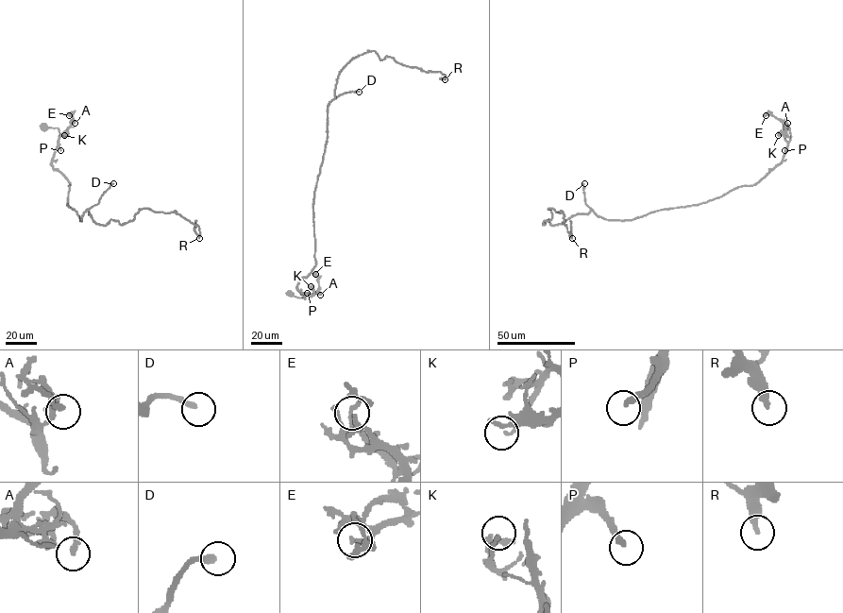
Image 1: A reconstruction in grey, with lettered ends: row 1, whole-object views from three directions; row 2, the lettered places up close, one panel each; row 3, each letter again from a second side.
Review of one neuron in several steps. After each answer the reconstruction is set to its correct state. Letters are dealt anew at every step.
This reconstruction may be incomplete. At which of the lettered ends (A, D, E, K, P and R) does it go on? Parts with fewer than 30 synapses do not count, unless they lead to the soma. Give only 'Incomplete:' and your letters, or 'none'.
Incomplete: D, P

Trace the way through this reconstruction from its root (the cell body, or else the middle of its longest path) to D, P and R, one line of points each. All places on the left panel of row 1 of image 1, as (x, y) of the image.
D: (43, 127), (59, 129), (51, 163), (70, 183), (67, 204), (80, 220), (113, 183)
P: (43, 127), (58, 128), (60, 150)
R: (43, 127), (59, 129), (51, 163), (80, 220), (88, 209), (103, 225), (143, 209), (175, 211), (199, 238)

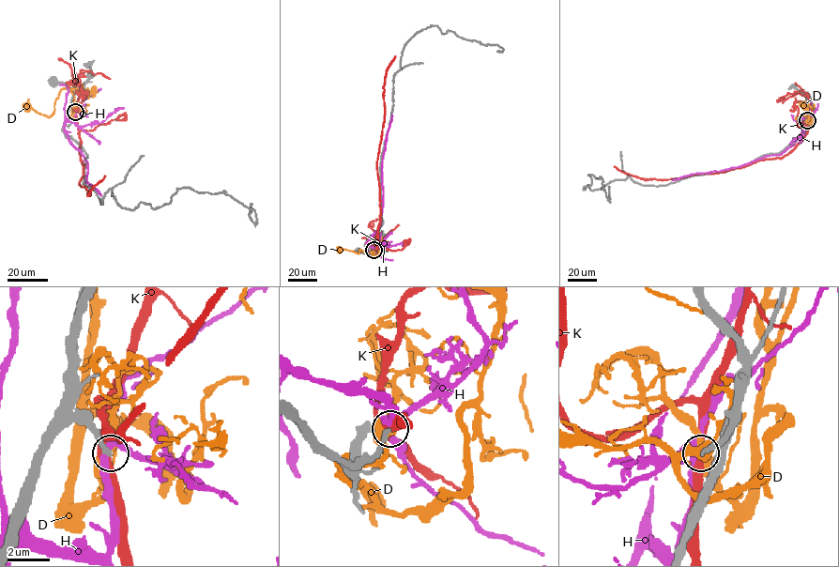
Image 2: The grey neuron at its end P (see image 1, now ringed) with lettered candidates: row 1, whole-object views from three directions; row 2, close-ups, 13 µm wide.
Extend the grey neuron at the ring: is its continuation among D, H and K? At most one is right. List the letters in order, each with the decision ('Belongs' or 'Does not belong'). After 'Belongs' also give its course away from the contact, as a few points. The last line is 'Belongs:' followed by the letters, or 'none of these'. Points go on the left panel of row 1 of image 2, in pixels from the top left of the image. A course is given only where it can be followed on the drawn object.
D: Does not belong
H: Does not belong
K: Does not belong
Belongs: none of these

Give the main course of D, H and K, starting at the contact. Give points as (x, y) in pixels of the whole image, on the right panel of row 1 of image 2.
D: (808, 120), (811, 124), (813, 104), (808, 107), (810, 124), (806, 116)
H: (807, 120), (795, 143), (780, 154), (765, 156), (720, 171), (691, 174), (672, 179)
K: (808, 120), (803, 138), (787, 154), (722, 173), (669, 179), (643, 179), (614, 166)

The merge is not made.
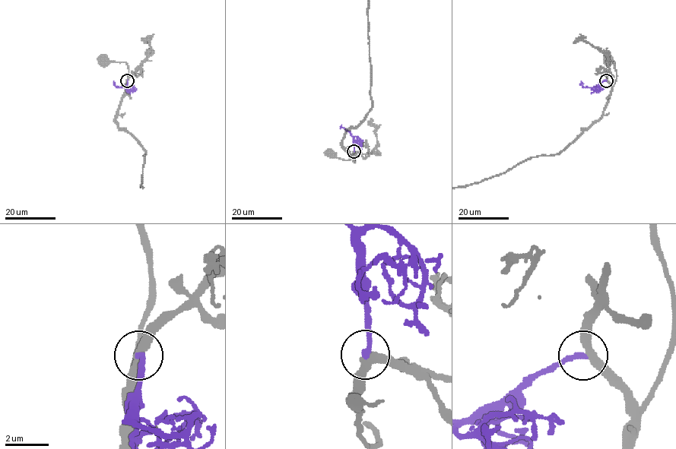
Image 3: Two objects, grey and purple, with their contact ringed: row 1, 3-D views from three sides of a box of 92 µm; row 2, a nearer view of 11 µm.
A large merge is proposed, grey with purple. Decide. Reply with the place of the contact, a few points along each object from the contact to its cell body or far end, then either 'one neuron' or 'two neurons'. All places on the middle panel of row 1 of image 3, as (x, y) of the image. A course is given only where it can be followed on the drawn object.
(353, 151) | grey via (353, 152), (355, 162), (332, 157), (329, 154) | purple via (353, 151), (352, 136), (340, 126) | one neuron

